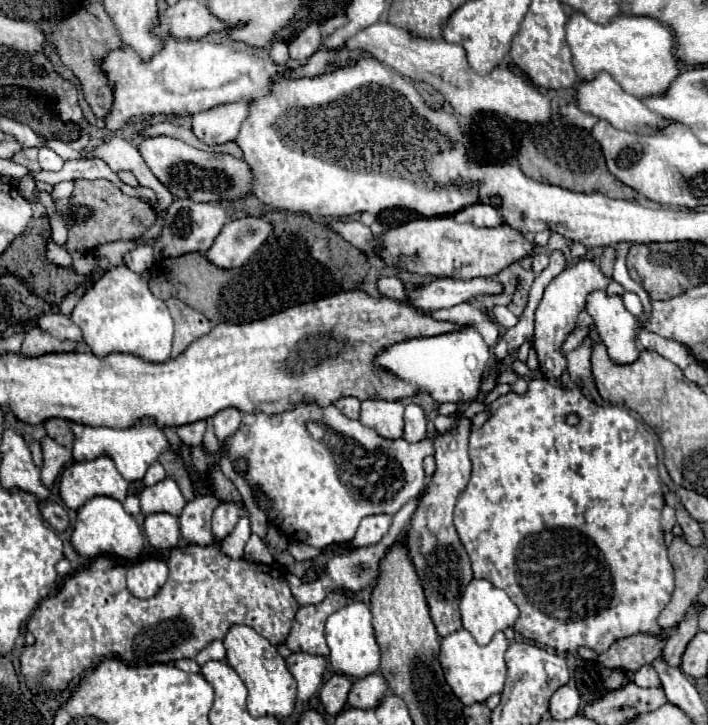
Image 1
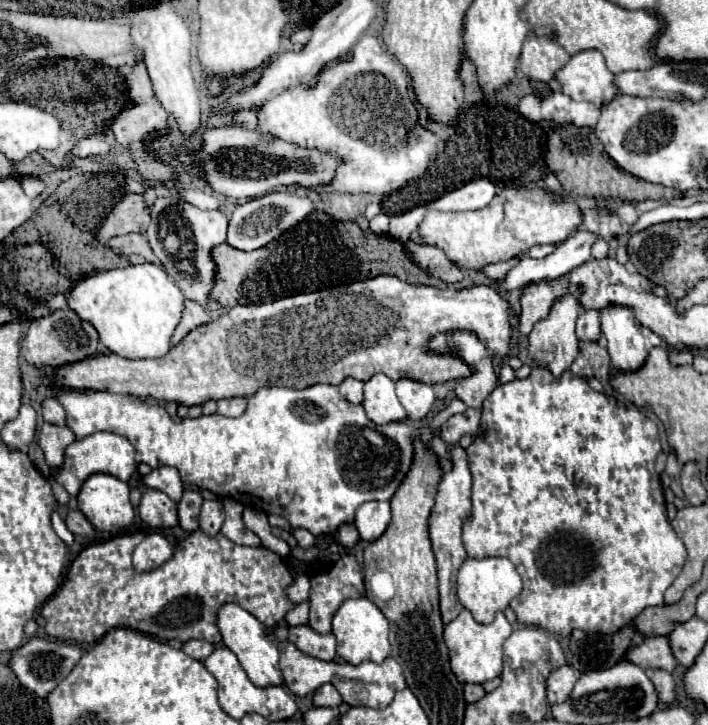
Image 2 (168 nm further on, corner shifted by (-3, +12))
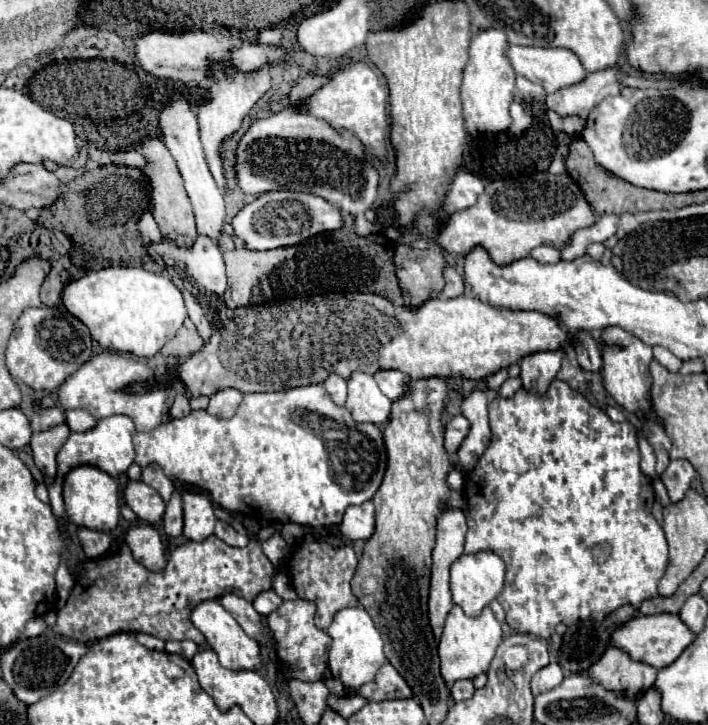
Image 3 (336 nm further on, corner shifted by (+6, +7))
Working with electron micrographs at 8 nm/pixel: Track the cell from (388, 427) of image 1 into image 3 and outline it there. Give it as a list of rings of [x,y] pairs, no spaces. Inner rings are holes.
[[[355,371],[349,381],[349,395],[345,407],[351,411],[357,423],[387,423],[391,415],[391,401],[379,391],[375,379],[367,373]]]

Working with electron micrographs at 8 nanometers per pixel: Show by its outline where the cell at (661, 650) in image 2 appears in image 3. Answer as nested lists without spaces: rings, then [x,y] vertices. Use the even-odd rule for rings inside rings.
[[[609,647],[587,673],[603,687],[613,689],[615,693],[625,693],[633,699],[649,689],[657,677],[655,667],[631,659],[619,647]]]

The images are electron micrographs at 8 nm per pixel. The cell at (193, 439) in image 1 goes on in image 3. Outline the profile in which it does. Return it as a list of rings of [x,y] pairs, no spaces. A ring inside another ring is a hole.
[[[177,393],[175,401],[173,401],[171,409],[169,409],[169,415],[175,417],[175,419],[179,419],[179,417],[187,417],[187,413],[191,413],[191,409],[189,409],[189,399],[187,399],[183,393]]]

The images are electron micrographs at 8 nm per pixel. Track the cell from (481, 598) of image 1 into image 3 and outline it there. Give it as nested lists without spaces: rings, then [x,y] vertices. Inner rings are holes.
[[[475,553],[475,555],[461,555],[453,565],[451,565],[451,593],[453,593],[453,603],[463,609],[469,617],[477,617],[483,607],[487,607],[501,591],[505,585],[505,563],[501,561],[499,555],[495,553]]]

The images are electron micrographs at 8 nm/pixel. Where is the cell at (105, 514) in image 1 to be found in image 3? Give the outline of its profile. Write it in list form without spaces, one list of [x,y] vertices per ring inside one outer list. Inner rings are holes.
[[[81,465],[75,467],[67,477],[63,485],[63,499],[65,499],[65,511],[71,523],[95,529],[95,531],[113,531],[119,521],[119,491],[115,479],[111,479],[105,471]]]

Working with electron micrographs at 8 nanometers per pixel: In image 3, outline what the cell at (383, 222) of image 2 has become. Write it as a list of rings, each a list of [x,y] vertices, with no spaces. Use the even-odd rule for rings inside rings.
[[[295,107],[251,123],[237,147],[235,177],[237,185],[247,195],[261,195],[267,191],[303,191],[319,195],[355,215],[355,233],[359,237],[369,237],[379,231],[375,223],[363,217],[377,197],[379,175],[367,161],[361,143],[351,133],[339,133],[325,121],[299,113]]]

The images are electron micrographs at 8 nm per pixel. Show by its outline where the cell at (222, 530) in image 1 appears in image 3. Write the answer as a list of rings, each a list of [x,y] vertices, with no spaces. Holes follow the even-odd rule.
[[[185,493],[183,495],[183,517],[185,517],[183,535],[187,539],[205,541],[209,535],[213,535],[217,517],[213,515],[213,507],[207,495]]]

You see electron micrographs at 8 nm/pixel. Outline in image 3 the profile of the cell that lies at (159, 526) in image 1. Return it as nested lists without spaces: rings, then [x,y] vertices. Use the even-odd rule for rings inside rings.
[[[131,481],[125,489],[125,503],[133,509],[133,513],[149,523],[159,527],[163,513],[165,513],[165,503],[159,497],[159,493],[155,489],[151,489],[149,485],[145,485],[143,481]]]

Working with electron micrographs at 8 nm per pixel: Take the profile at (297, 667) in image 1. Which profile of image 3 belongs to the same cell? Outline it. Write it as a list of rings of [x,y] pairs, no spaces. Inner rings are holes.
[[[303,599],[283,601],[283,605],[277,611],[267,615],[267,625],[277,643],[277,655],[287,667],[291,667],[289,677],[295,677],[299,681],[317,681],[327,671],[327,653],[331,637],[315,627],[313,617],[315,617],[315,605]]]

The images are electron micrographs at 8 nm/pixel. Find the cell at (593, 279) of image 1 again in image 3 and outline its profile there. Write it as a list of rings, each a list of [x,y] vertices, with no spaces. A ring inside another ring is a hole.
[[[563,349],[555,351],[537,351],[531,355],[525,355],[521,359],[521,379],[523,387],[535,395],[543,395],[549,387],[549,383],[555,379],[555,375],[561,369],[563,361]]]

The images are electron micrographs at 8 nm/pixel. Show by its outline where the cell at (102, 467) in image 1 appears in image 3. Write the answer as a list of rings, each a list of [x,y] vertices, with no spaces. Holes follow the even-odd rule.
[[[111,415],[111,417],[105,417],[105,419],[99,419],[97,427],[91,429],[91,431],[71,433],[69,435],[65,445],[57,453],[57,477],[49,485],[49,501],[51,501],[53,515],[57,519],[65,521],[65,509],[63,509],[63,479],[65,479],[65,475],[71,469],[79,467],[79,465],[93,465],[93,467],[103,469],[113,479],[119,477],[121,473],[125,473],[129,469],[129,465],[135,459],[135,451],[133,451],[133,443],[131,443],[133,433],[135,433],[135,425],[133,425],[133,421],[129,417],[125,417],[125,415]]]

